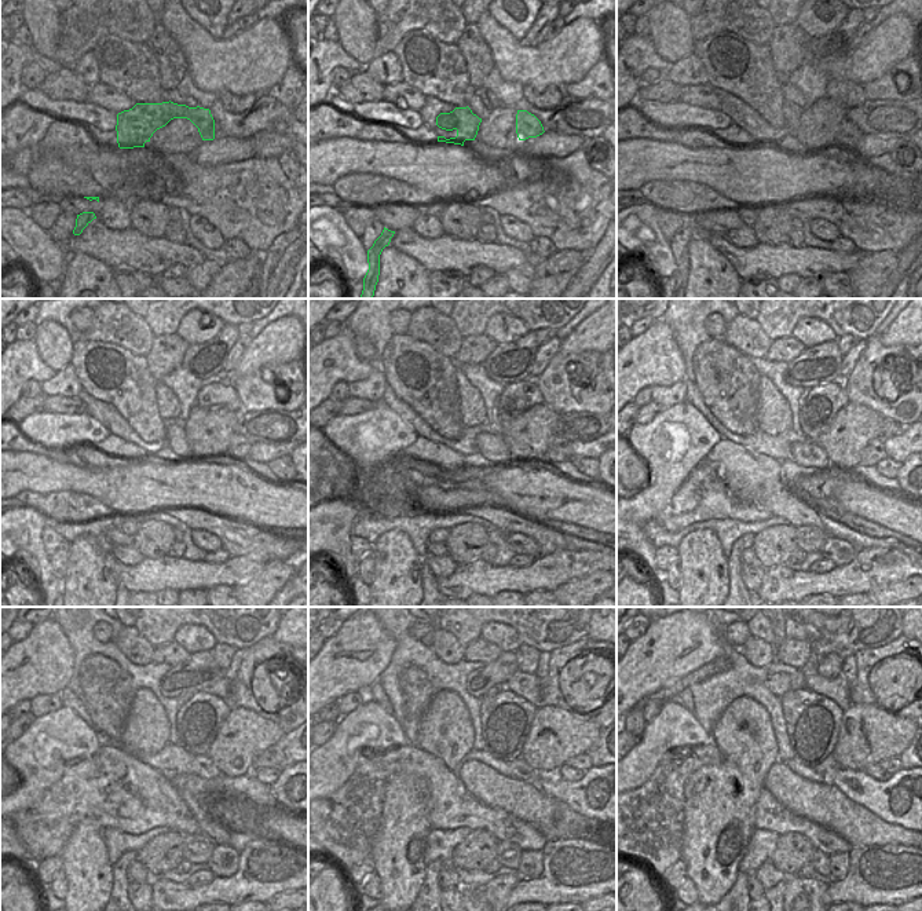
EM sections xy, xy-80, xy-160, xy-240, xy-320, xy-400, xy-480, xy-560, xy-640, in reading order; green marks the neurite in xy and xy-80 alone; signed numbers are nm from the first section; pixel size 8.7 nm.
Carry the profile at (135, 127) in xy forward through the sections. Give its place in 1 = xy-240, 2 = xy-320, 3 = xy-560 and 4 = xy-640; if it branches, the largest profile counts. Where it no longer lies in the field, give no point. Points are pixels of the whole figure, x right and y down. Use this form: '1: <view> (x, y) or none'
1: xy-240 (240, 446)
2: xy-320 (559, 450)
3: xy-560 (582, 761)
4: xy-640 (892, 765)

